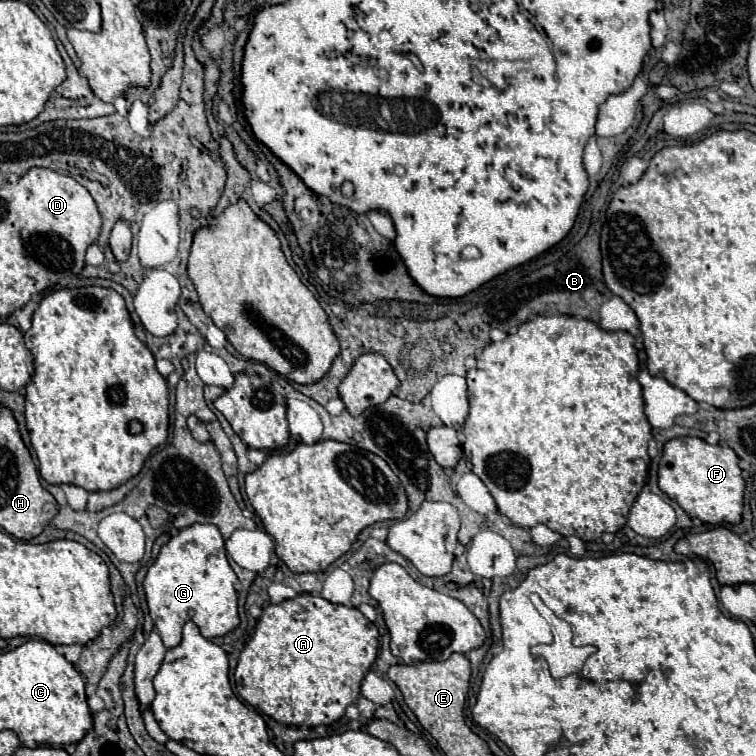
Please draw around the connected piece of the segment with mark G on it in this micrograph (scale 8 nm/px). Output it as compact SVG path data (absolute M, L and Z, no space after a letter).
M193 524L179 530L159 552L159 558L149 568L143 588L147 594L149 614L161 640L167 648L175 648L181 642L181 628L187 620L199 626L201 636L217 638L225 636L239 626L237 614L237 576L231 570L223 546L223 536L213 524Z

